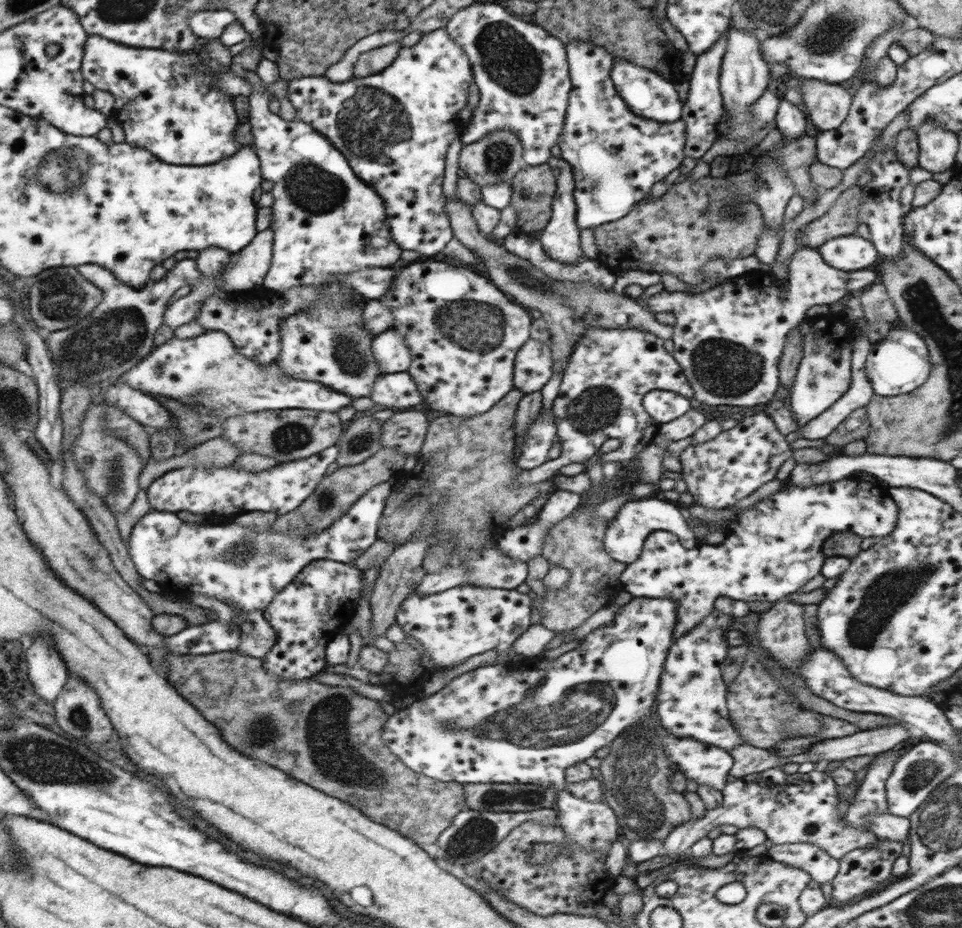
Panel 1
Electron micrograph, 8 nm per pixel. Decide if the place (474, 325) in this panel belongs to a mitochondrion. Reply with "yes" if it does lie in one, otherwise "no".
yes

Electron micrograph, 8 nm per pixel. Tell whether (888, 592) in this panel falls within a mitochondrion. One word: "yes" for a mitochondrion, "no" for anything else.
yes

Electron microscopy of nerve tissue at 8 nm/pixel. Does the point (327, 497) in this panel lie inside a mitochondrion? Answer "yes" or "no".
yes

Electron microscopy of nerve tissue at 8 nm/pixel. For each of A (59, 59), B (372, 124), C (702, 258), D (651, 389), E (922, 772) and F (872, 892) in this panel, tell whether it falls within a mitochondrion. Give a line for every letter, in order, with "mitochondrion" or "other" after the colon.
A: other
B: mitochondrion
C: other
D: other
E: mitochondrion
F: other

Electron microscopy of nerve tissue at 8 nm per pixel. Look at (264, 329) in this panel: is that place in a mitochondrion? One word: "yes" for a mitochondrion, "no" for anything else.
no

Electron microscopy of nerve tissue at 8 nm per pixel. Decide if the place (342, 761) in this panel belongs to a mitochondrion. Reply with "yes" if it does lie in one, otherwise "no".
yes

